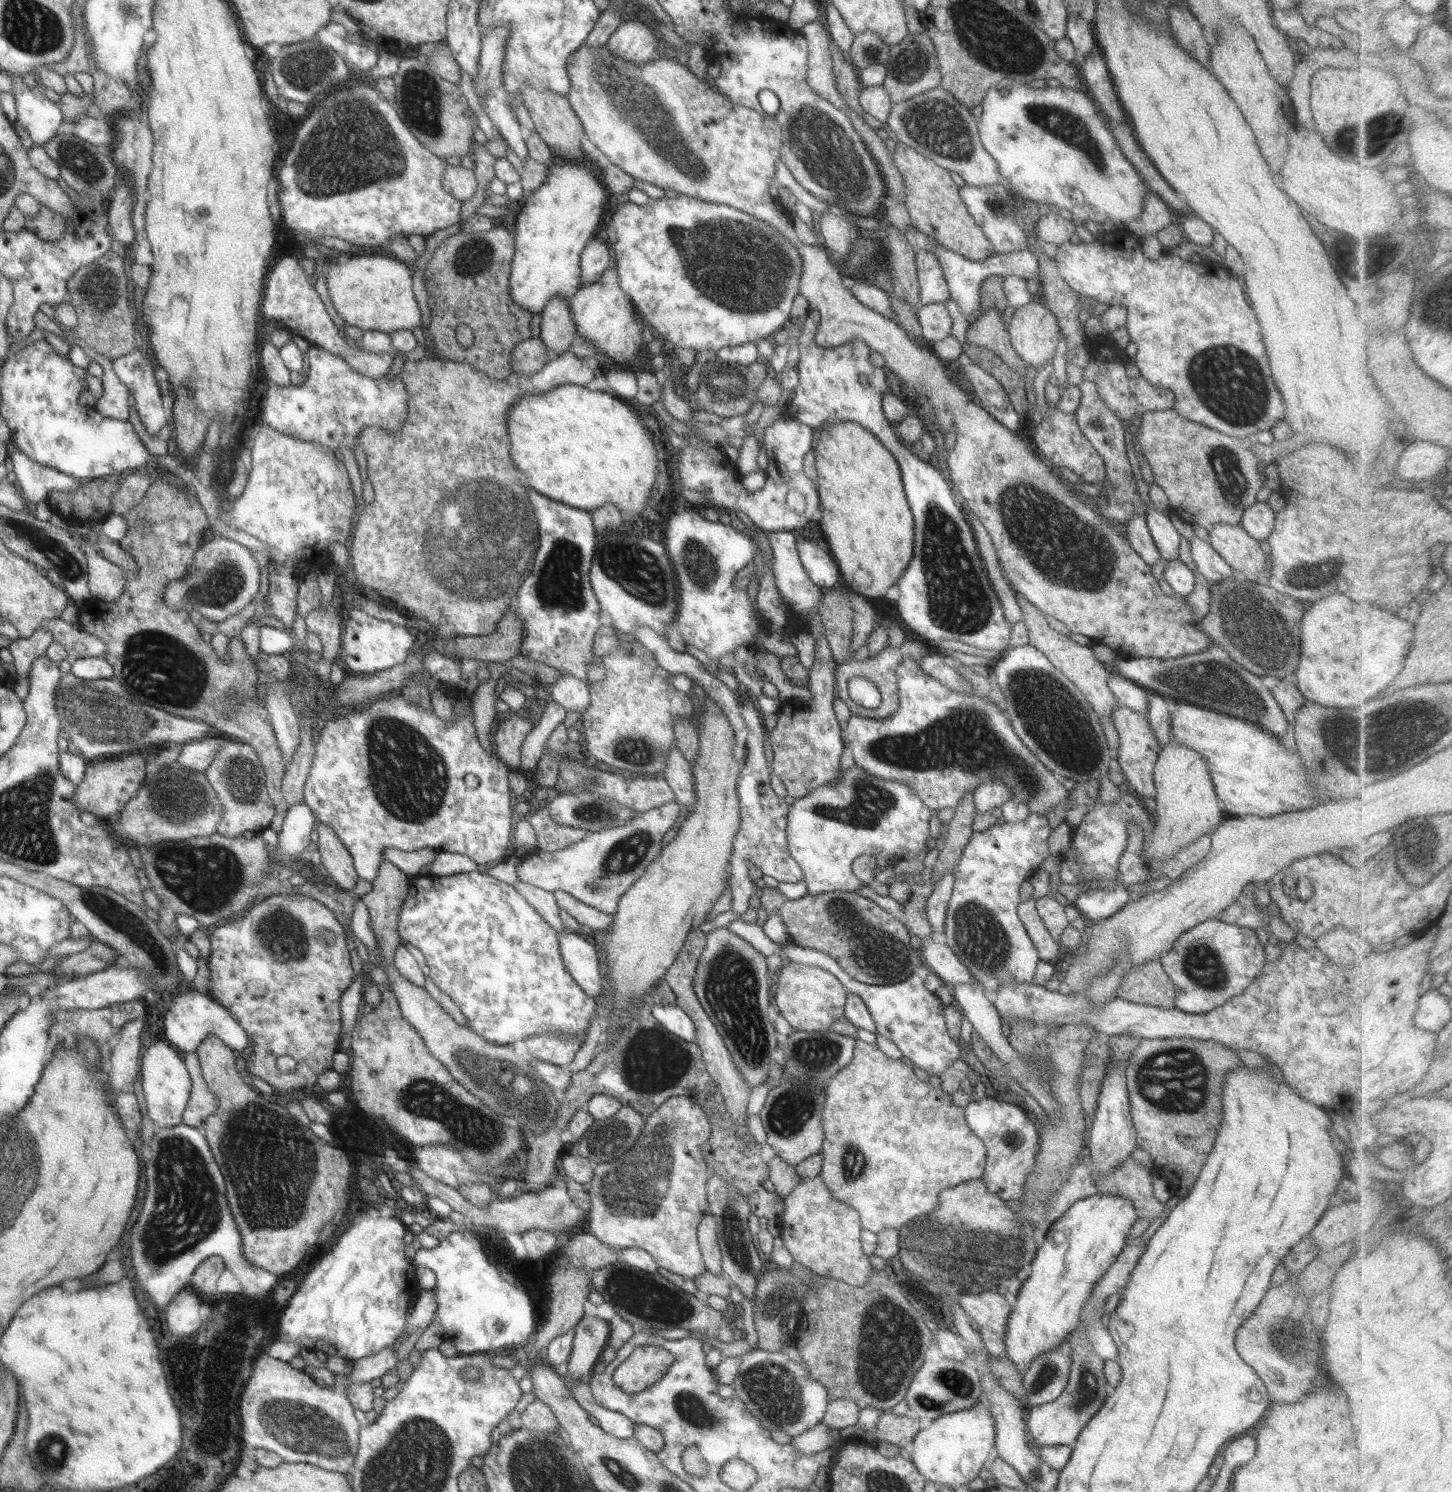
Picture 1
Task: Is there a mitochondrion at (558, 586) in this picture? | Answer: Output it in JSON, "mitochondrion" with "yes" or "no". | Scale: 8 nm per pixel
{"mitochondrion":"yes"}

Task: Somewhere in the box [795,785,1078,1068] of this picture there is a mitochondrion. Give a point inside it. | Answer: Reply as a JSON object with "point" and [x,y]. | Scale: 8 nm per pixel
{"point":[979,936]}

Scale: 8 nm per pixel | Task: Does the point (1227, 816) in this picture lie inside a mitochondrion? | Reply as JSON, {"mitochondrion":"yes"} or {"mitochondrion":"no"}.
{"mitochondrion":"no"}

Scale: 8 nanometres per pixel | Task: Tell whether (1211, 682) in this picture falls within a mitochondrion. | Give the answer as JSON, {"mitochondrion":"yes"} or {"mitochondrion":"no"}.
{"mitochondrion":"yes"}

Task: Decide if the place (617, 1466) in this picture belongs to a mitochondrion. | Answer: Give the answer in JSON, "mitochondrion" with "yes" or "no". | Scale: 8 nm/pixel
{"mitochondrion":"yes"}

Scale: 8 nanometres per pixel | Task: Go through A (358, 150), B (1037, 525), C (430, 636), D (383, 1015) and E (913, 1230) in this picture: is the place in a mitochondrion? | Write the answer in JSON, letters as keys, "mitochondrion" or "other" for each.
{"A":"mitochondrion","B":"mitochondrion","C":"other","D":"other","E":"mitochondrion"}

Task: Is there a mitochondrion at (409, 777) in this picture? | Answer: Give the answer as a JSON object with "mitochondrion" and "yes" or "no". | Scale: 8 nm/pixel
{"mitochondrion":"yes"}

